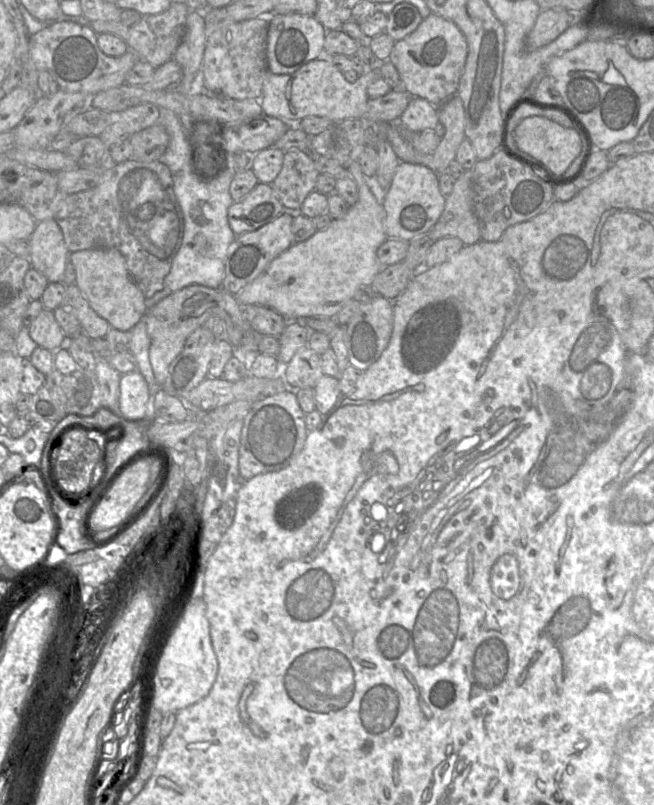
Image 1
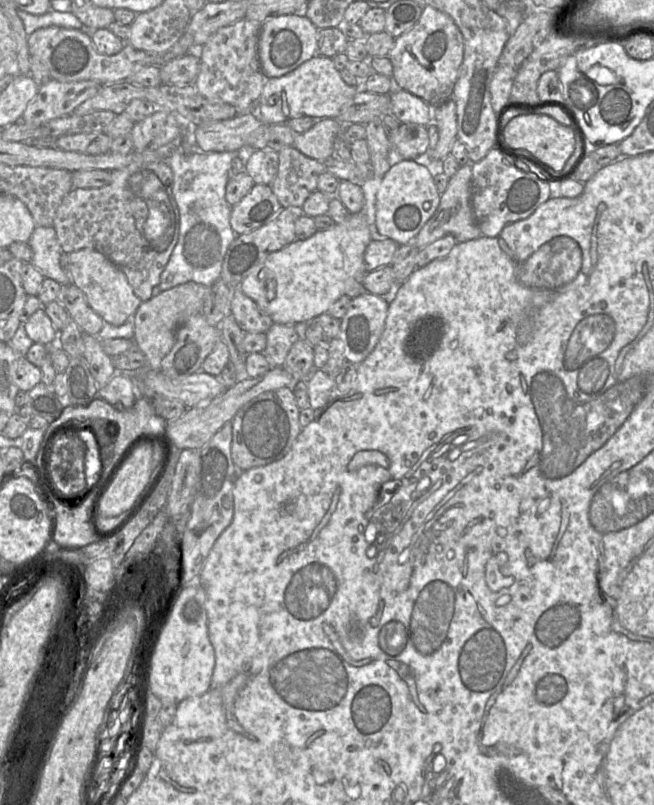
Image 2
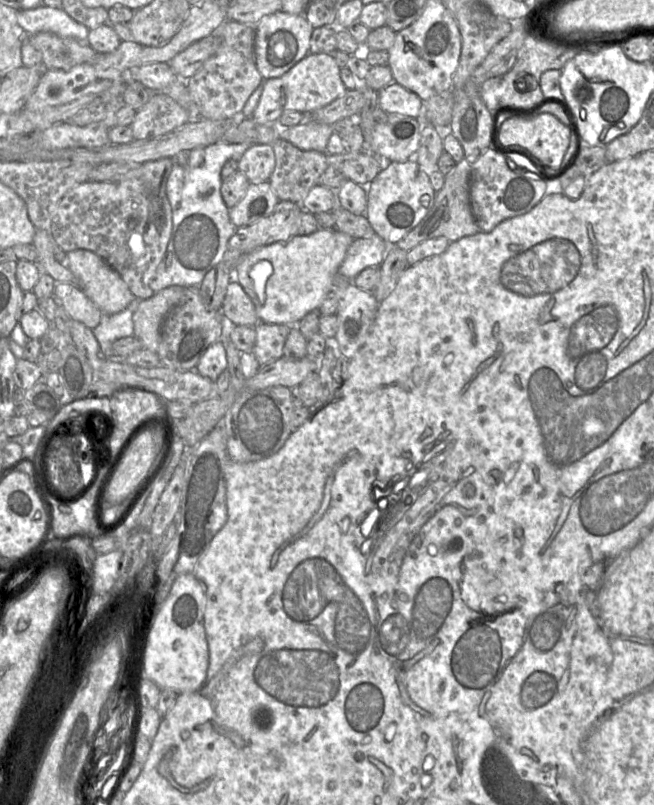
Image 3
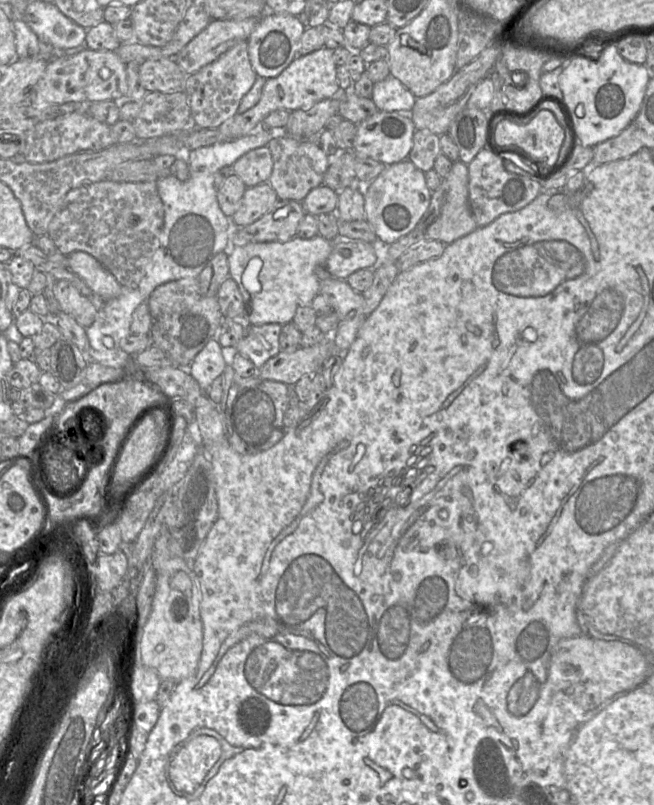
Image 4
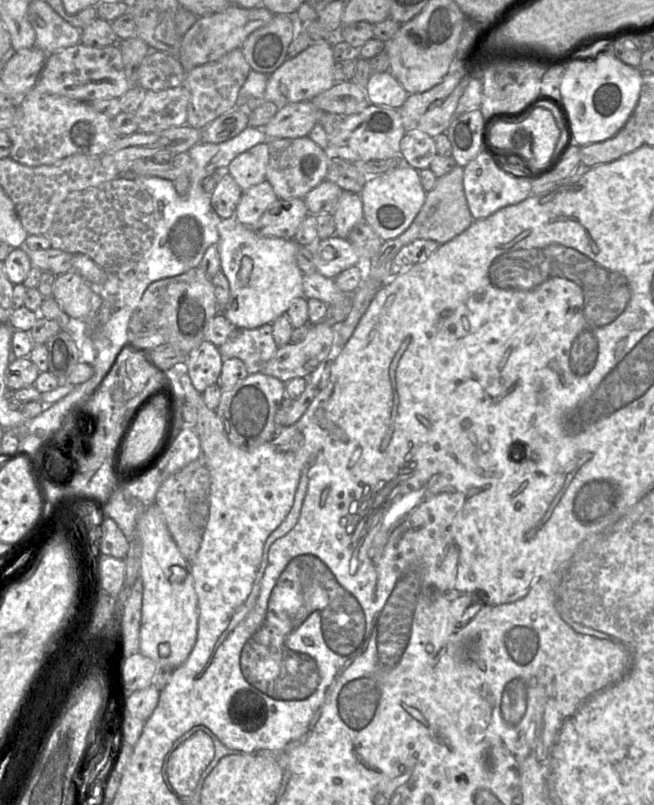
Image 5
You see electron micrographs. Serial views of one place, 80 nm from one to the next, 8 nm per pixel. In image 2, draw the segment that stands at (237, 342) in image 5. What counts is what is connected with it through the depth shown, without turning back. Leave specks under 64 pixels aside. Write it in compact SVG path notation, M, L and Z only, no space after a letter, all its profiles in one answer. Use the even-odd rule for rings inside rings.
M273 323L266 332L267 344L262 352L271 367L284 365L292 345L302 337L303 327L304 325Z

